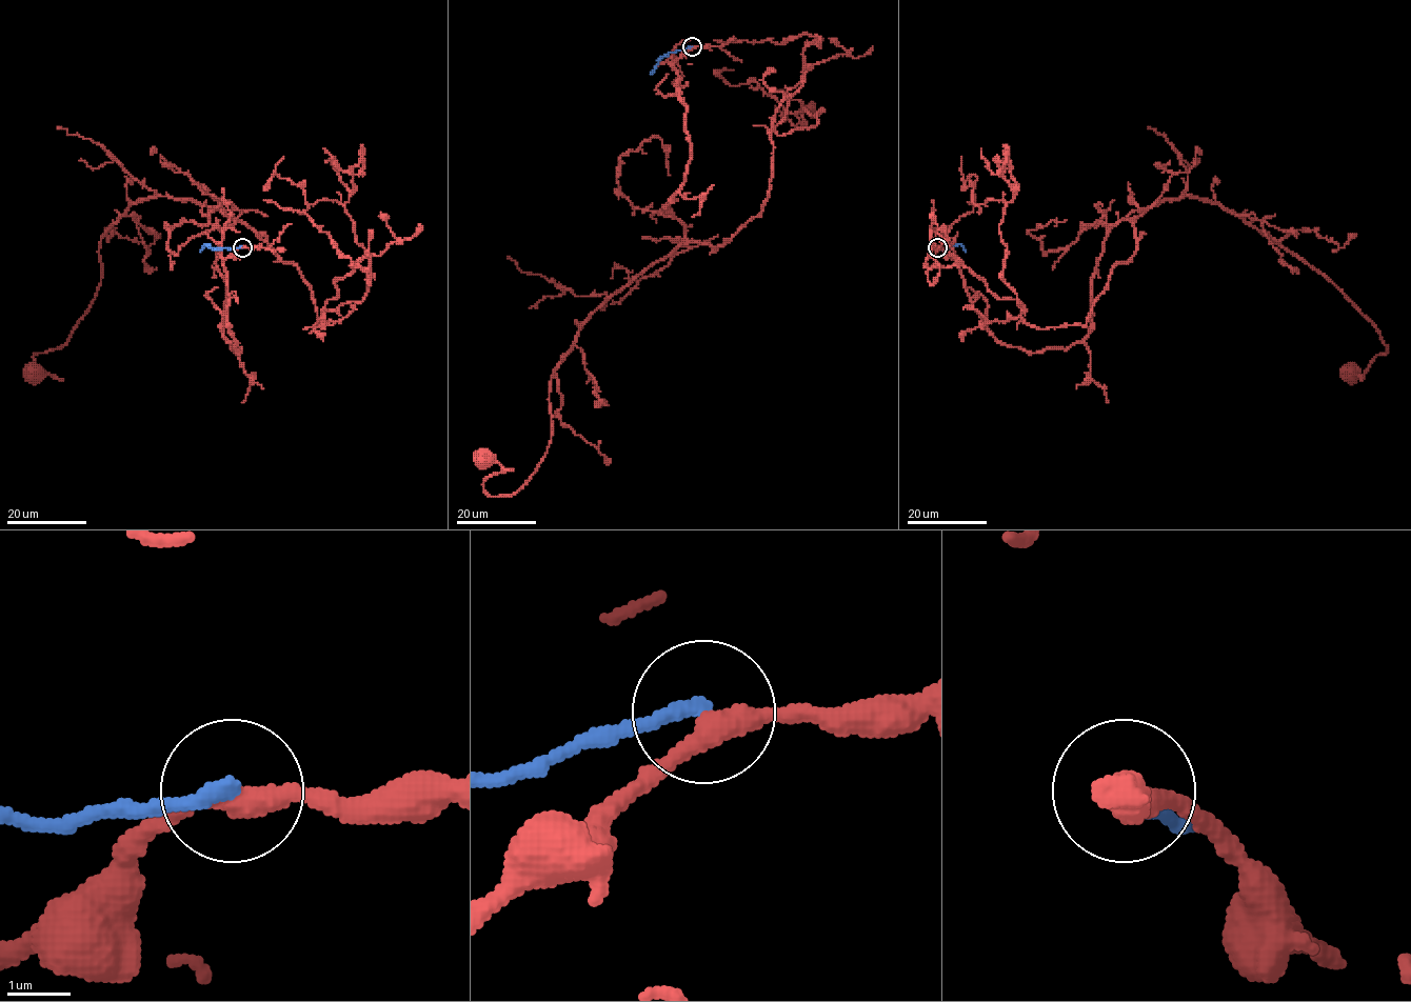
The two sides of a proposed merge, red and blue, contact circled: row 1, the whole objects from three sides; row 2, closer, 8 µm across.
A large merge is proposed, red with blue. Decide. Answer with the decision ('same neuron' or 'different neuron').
different neuron

